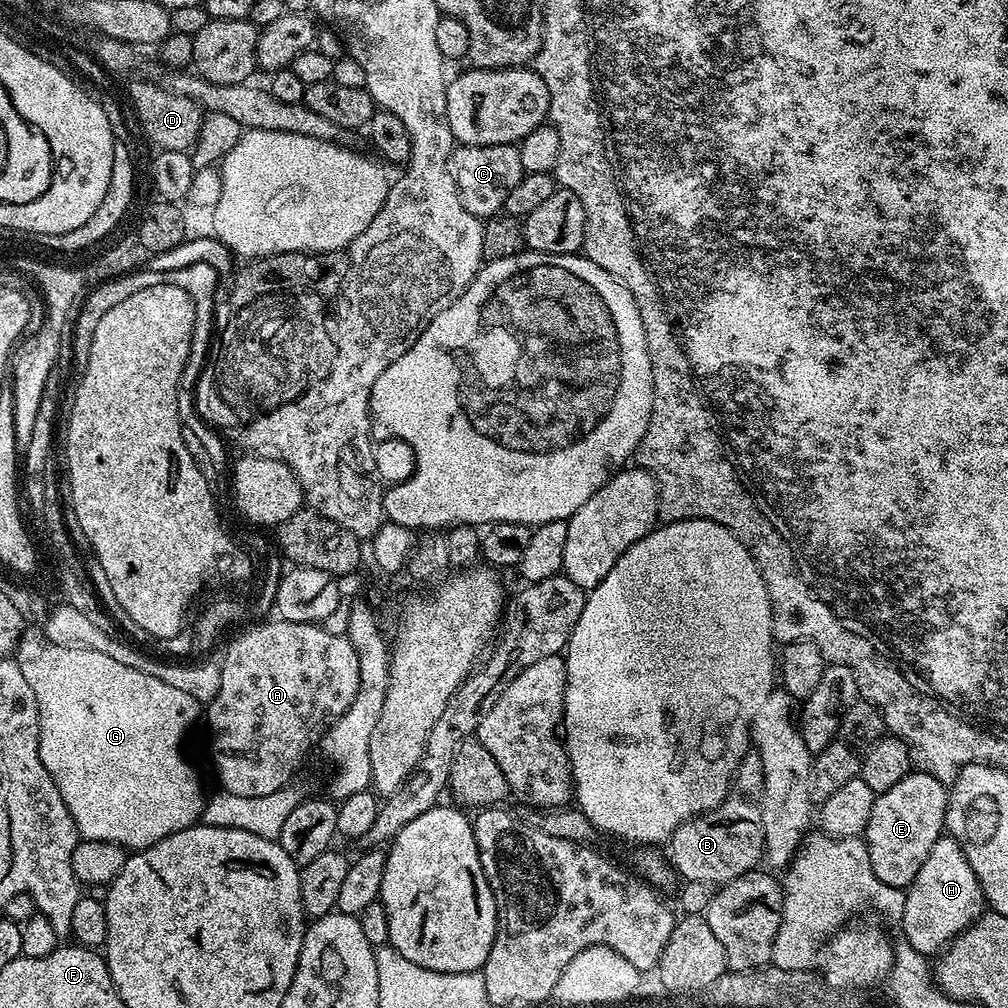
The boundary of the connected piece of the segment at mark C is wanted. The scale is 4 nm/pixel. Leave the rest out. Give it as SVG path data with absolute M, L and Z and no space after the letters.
M461 144L452 149L452 173L460 191L462 206L466 206L470 214L481 218L491 218L497 215L504 207L506 194L510 194L510 190L514 190L514 186L518 186L518 182L526 175L519 147L515 144L491 144L481 148L473 144Z

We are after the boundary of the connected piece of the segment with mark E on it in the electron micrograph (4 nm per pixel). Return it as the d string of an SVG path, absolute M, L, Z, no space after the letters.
M909 771L902 782L877 795L862 839L868 845L870 866L881 884L904 890L914 882L914 874L922 870L934 842L945 835L947 809L948 788L929 772Z

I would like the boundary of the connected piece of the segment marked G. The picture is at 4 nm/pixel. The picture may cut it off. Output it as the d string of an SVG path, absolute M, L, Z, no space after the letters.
M25 627L24 633L20 635L20 642L14 649L16 665L22 670L22 678L30 682L30 690L34 690L34 698L38 702L38 718L40 719L40 760L46 766L50 778L58 786L62 794L62 802L70 810L70 814L76 823L76 830L85 840L101 840L102 842L114 842L120 844L126 850L139 850L154 846L154 842L162 842L170 834L178 834L178 830L186 830L197 823L204 815L204 802L206 791L200 785L200 776L196 768L184 757L184 739L196 720L196 715L201 715L202 708L194 697L178 690L175 686L167 685L159 678L137 666L135 663L123 664L111 656L111 651L100 651L91 647L68 647L51 642L45 633L38 627Z

